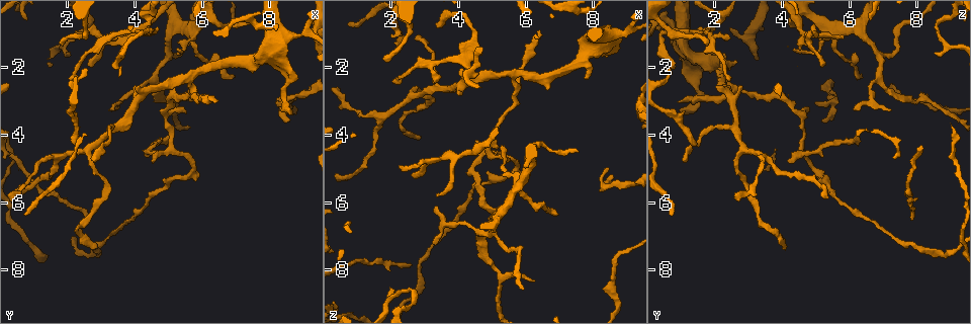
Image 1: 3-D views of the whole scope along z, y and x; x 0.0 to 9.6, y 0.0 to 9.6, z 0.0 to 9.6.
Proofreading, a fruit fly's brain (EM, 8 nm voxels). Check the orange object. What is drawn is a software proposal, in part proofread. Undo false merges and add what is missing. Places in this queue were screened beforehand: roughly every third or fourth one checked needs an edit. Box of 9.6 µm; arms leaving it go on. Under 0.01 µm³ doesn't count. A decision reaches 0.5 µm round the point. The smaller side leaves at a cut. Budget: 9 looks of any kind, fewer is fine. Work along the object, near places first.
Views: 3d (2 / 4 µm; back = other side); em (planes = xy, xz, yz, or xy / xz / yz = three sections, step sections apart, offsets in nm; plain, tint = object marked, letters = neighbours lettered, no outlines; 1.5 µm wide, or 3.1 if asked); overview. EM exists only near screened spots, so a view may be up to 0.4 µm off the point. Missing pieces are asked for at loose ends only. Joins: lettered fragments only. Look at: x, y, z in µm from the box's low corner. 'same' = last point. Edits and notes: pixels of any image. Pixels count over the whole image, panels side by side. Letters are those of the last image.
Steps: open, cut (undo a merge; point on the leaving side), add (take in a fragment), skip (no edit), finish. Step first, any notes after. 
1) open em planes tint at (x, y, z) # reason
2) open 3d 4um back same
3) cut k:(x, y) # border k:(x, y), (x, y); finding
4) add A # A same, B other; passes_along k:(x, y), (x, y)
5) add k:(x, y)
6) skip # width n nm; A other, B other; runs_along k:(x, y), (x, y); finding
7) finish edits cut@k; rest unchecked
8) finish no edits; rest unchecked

open 3d 2um at (3.40, 3.25, 6.10) # thin end

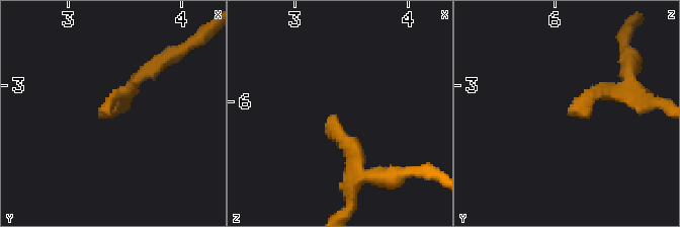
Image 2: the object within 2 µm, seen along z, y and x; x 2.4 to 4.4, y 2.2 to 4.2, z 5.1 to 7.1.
open em xy step 8 plain at (3.38, 3.24, 6.12)

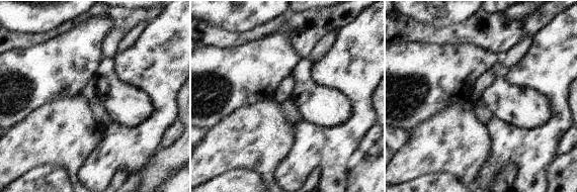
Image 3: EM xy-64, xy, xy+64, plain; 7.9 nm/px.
open em xy step 8 letters same # see the neighbours

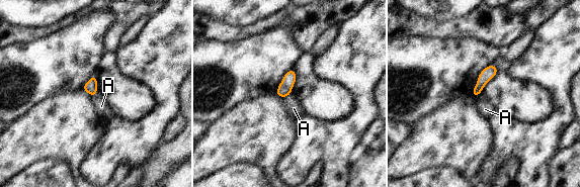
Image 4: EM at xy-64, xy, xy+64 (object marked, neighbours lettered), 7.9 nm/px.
skip # width 100 nm; A other; border 4:(291, 95), (285, 95), (282, 98); no lettered fragment goes on from it

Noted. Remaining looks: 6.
open 3d 4um at (4.50, 4.80, 4.10) # tapers out

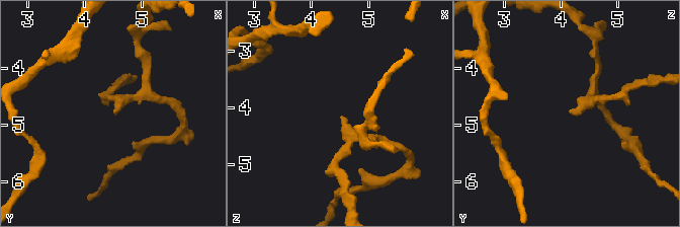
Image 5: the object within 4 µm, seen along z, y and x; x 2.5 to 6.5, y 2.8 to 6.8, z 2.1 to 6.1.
open em planes letters at (4.55, 4.75, 4.15) # arm_widths 160, 180 nm

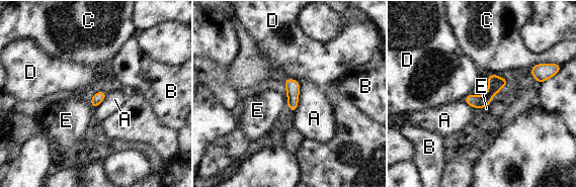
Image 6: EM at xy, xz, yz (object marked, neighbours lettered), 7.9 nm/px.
skip # A other, B other, C other, D other, E other; border 6:(284, 78), (294, 78), (298, 81); none of them fits

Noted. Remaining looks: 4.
open 3d 2um at (4.25, 0.80, 1.90) # four-way junction

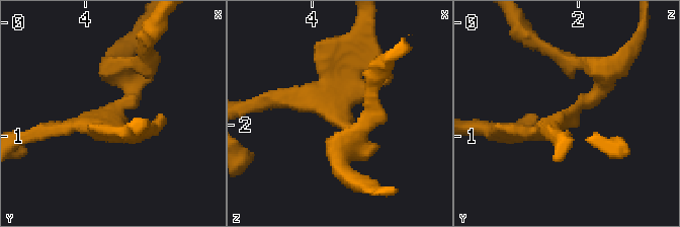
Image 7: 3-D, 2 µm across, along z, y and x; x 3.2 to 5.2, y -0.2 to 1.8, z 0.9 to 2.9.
open em yz step 4 letters at (4.24, 0.84, 1.90) # arms 4; shape alone is not enough

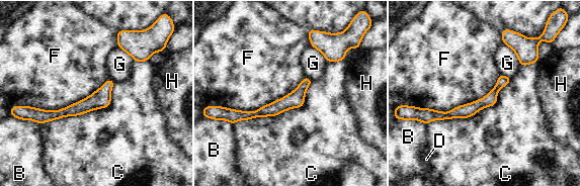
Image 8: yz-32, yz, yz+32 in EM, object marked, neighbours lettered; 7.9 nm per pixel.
open em planes letters same # cut it another way

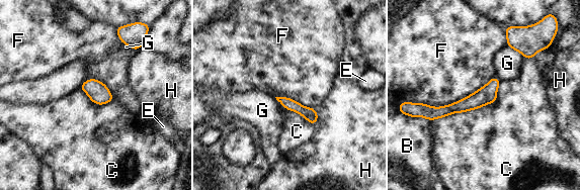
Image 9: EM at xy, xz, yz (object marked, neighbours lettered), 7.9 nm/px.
skip # width 90 nm; B other, C other, E other, F other, G other, H other; border 9:(495, 76), (454, 102), (414, 103); all the same cell

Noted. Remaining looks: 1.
finish no edits; rest unchecked

